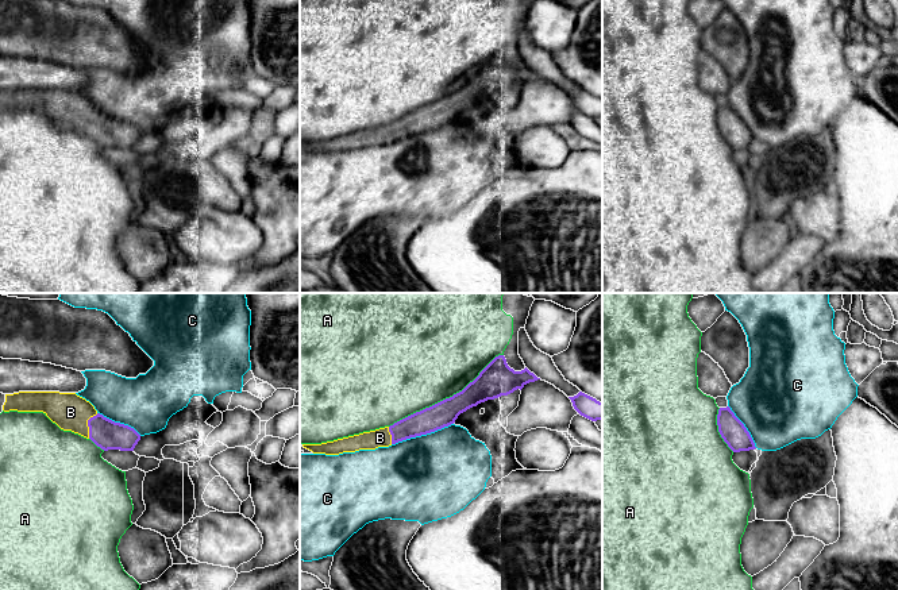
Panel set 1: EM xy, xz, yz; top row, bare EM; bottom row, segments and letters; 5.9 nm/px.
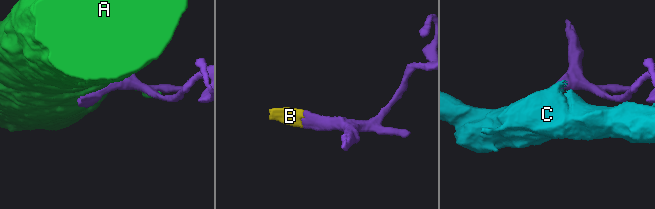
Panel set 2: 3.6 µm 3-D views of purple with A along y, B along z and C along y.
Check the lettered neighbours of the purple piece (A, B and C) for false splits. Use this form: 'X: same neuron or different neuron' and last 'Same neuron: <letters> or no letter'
A: different neuron
B: same neuron
C: different neuron
Same neuron: B

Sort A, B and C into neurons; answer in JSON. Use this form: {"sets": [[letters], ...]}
{"sets": [["A"], ["B"], ["C"]]}

